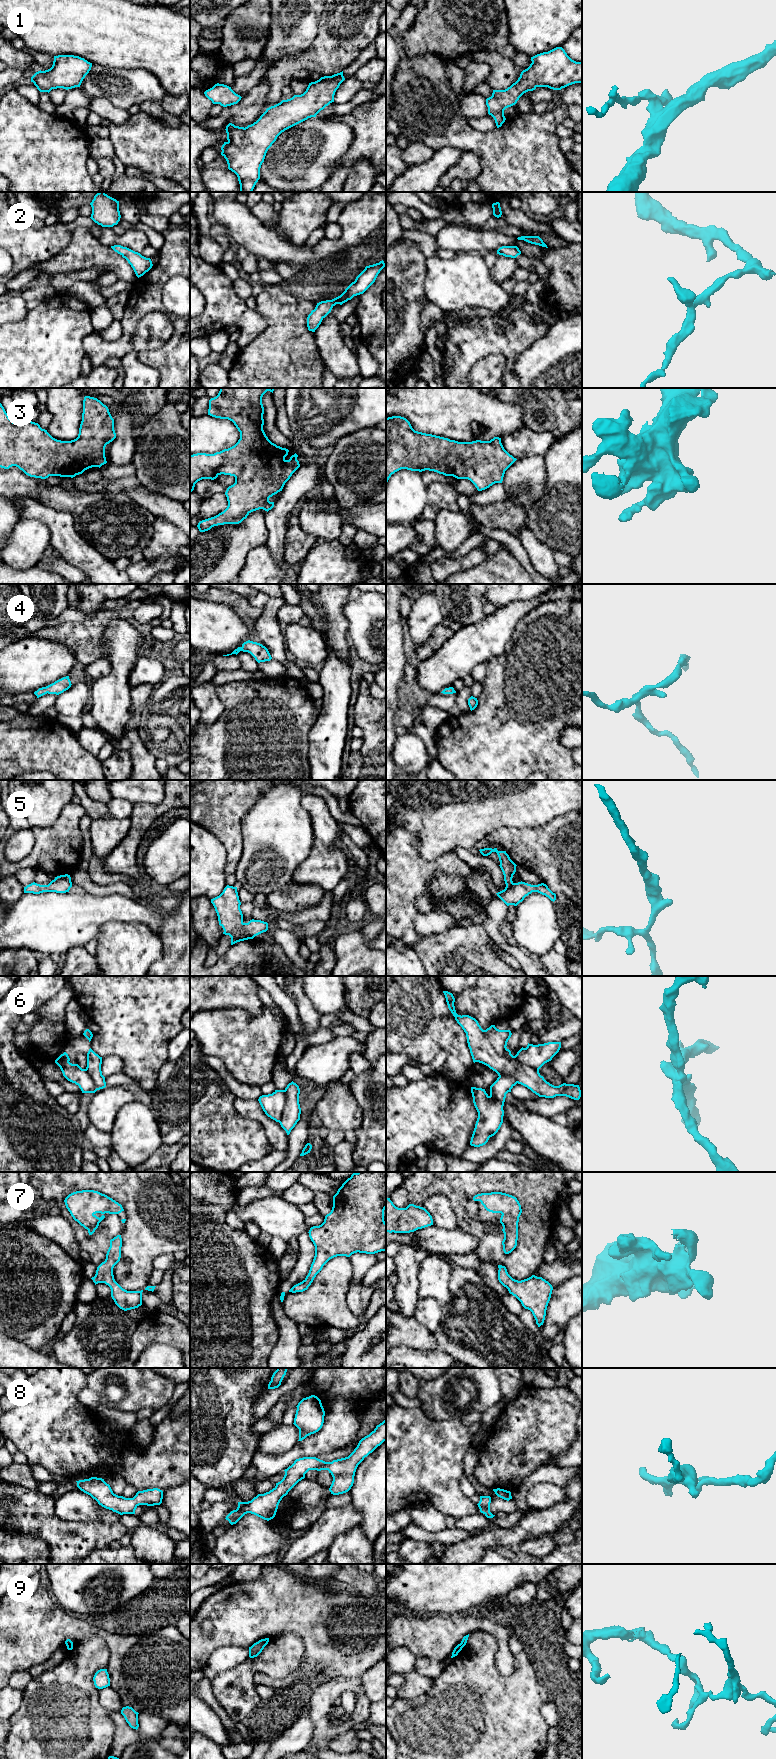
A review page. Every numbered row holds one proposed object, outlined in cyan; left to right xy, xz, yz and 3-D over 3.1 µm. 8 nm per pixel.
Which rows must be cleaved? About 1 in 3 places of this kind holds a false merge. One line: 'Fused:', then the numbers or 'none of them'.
Fused: 6, 9

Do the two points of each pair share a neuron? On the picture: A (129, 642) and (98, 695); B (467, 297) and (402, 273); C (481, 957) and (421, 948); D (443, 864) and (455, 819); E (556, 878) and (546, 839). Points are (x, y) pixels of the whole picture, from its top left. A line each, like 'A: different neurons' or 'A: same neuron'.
A: same neuron
B: different neurons
C: same neuron
D: different neurons
E: same neuron

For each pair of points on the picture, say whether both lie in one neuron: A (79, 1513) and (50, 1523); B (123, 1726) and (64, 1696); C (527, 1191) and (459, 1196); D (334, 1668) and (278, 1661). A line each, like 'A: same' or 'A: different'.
A: different
B: different
C: same
D: different

